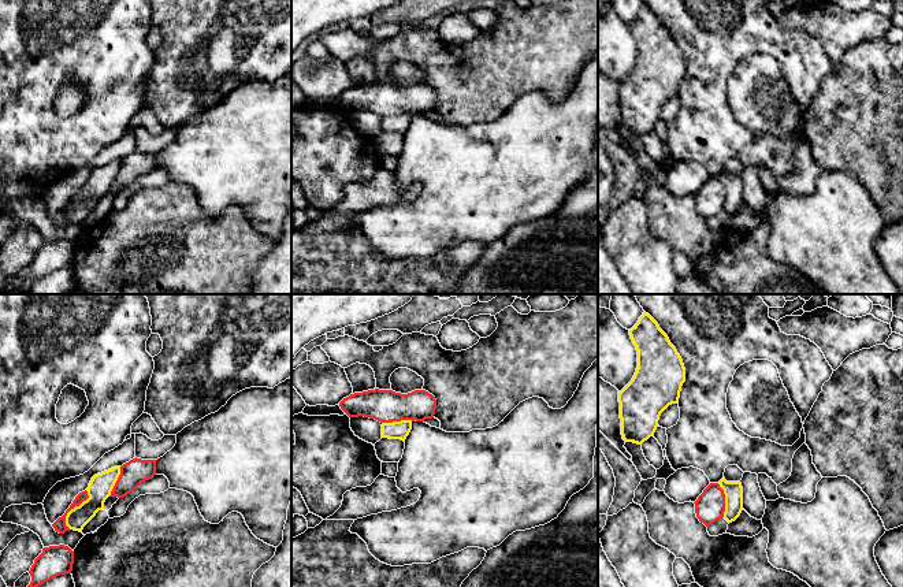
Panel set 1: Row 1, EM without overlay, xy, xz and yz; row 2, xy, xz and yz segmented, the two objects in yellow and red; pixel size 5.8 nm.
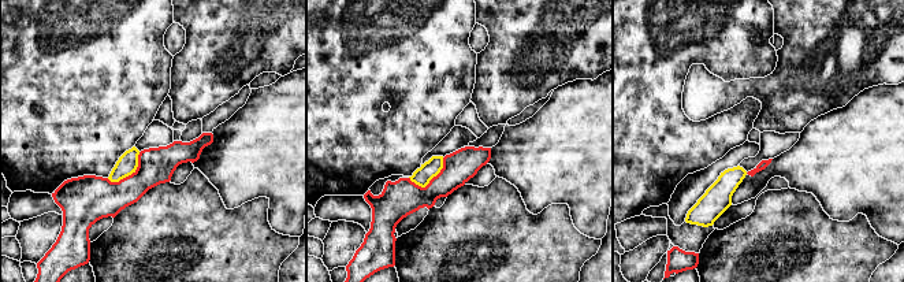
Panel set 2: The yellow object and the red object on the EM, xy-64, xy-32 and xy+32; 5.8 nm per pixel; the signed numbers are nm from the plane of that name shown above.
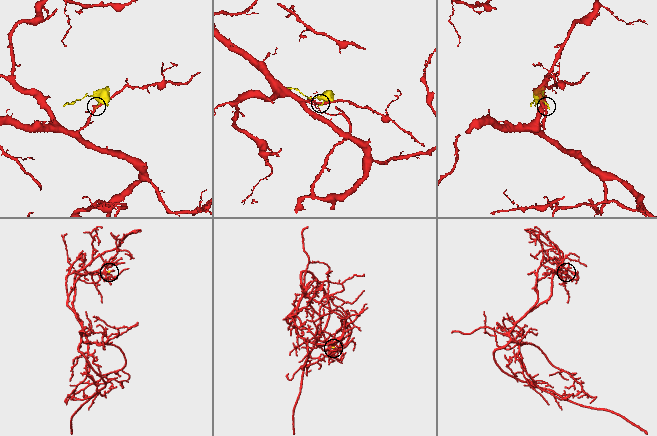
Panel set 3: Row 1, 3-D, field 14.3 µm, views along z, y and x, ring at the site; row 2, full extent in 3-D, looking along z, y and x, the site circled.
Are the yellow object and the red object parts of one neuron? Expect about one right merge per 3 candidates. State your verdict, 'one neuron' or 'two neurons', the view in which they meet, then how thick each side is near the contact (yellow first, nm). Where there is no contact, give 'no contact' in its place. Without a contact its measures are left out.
two neurons | xy | 140/70 nm

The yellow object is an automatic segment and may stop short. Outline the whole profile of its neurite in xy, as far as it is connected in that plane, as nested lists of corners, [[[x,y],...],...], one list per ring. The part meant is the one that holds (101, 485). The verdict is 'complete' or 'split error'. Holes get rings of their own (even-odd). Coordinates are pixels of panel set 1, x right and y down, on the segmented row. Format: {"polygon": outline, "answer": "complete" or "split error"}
{"polygon": [[[114,467],[92,478],[86,488],[89,498],[66,516],[66,525],[70,530],[81,532],[96,513],[104,509],[104,502],[111,495],[119,475],[120,467]]], "answer": "complete"}

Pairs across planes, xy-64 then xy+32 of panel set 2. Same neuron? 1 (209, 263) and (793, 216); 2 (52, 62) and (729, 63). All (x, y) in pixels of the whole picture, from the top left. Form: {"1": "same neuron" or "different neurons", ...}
{"1": "same neuron", "2": "same neuron"}

